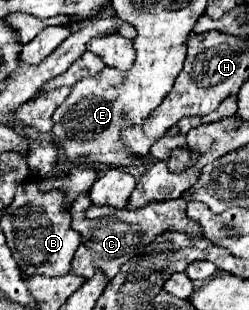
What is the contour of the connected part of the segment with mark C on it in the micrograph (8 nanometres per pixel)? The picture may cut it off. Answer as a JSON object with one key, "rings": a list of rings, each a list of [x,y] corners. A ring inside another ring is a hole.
{"rings":[[[85,194],[85,196],[79,196],[77,204],[73,204],[73,208],[71,208],[73,222],[87,224],[87,226],[79,228],[85,238],[81,240],[81,246],[75,252],[75,258],[71,260],[71,272],[75,276],[89,278],[89,276],[93,276],[93,272],[97,272],[97,268],[101,268],[101,272],[105,272],[107,280],[113,280],[119,274],[121,266],[129,258],[133,258],[135,254],[143,252],[145,246],[149,242],[153,242],[153,238],[157,234],[161,234],[161,232],[165,232],[169,228],[187,232],[191,236],[201,236],[199,226],[193,220],[189,220],[187,214],[185,214],[187,202],[183,198],[177,198],[177,200],[159,200],[159,202],[143,206],[143,208],[135,208],[135,210],[123,208],[123,210],[117,210],[115,214],[111,214],[107,218],[95,218],[95,220],[89,220],[85,216],[85,212],[87,212],[89,206],[91,206],[91,200],[89,200],[89,194]],[[93,222],[97,222],[97,228],[95,228]],[[91,224],[93,224],[93,228],[91,228]]]}

